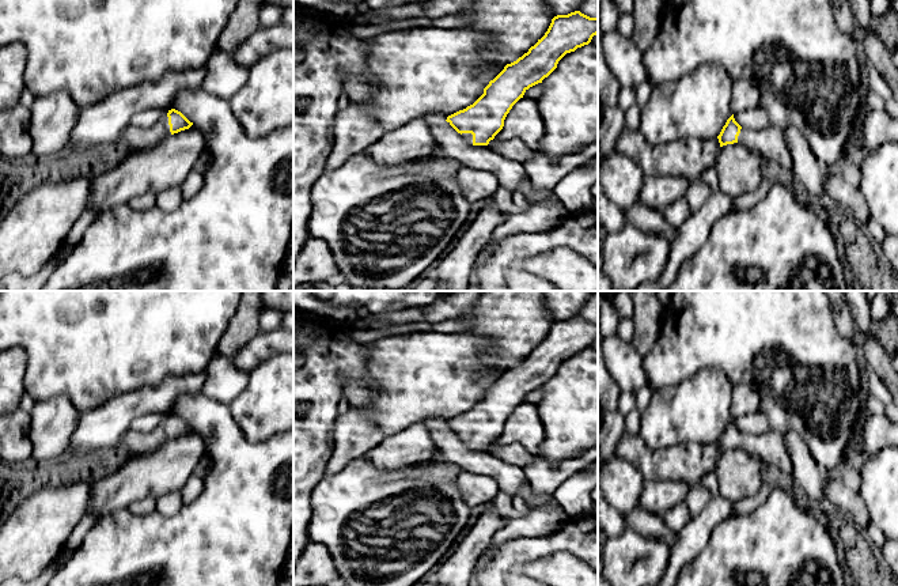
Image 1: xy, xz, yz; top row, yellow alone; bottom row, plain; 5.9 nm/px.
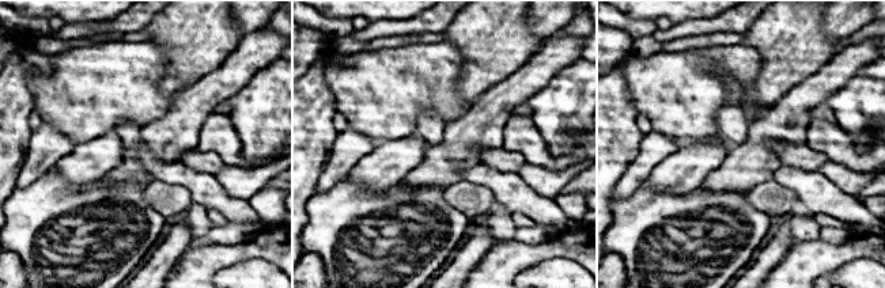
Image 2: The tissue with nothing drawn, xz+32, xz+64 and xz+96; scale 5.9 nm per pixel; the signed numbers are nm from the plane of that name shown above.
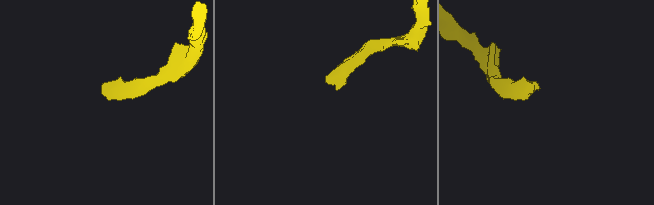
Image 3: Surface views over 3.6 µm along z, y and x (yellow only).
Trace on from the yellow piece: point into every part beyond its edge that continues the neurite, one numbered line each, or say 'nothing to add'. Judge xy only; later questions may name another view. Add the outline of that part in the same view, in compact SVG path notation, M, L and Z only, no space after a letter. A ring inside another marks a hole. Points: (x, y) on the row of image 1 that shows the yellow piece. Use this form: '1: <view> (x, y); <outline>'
1: xy (137, 139); M166 114L151 128L141 129L128 125L122 133L122 139L129 144L130 150L145 150L170 135L168 117Z

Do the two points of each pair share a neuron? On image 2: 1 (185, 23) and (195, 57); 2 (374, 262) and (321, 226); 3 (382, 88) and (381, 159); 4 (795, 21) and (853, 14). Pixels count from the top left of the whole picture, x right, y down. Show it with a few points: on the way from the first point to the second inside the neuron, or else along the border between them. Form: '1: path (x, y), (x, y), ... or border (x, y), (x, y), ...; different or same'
1: path (193, 31), (195, 49); same
2: path (359, 262), (352, 262), (329, 241); same
3: border (412, 133), (378, 143); different
4: border (823, 14), (823, 31), (831, 38), (838, 40); different

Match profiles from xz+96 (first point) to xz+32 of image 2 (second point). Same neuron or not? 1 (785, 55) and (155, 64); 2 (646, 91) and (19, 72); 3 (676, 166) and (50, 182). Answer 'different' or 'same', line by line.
1: different
2: different
3: different

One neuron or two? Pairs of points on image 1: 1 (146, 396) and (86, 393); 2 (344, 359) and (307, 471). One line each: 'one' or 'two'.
1: two
2: one

